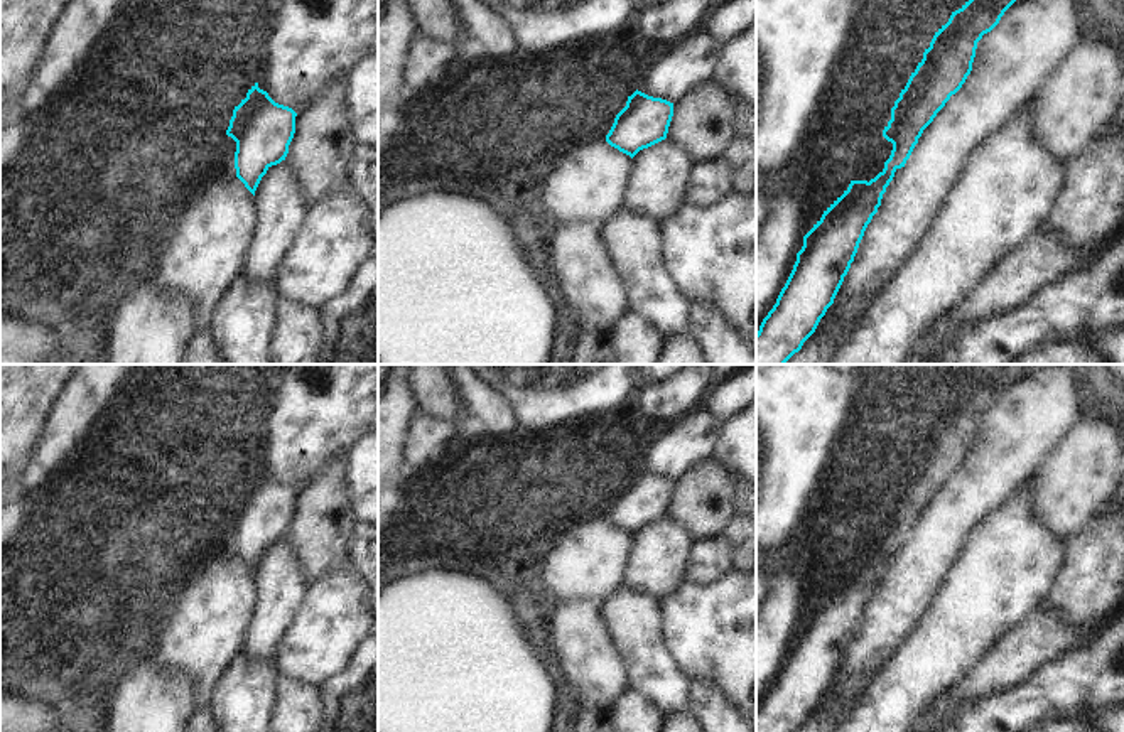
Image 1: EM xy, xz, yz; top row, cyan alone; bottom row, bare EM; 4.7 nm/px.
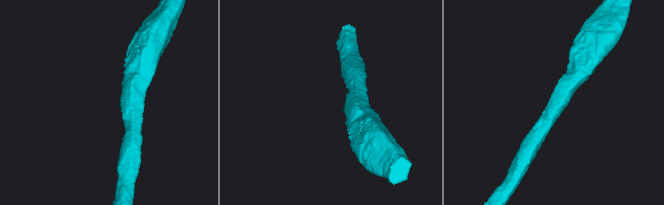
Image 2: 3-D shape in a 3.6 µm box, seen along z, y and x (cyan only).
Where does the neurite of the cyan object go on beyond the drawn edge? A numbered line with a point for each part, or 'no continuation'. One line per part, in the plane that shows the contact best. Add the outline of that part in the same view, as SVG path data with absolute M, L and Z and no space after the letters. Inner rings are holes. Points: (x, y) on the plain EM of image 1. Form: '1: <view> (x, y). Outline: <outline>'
no continuation.

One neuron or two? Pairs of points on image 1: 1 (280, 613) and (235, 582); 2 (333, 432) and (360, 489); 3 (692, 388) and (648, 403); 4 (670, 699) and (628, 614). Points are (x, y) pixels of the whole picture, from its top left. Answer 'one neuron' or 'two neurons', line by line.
1: two neurons
2: two neurons
3: one neuron
4: one neuron

